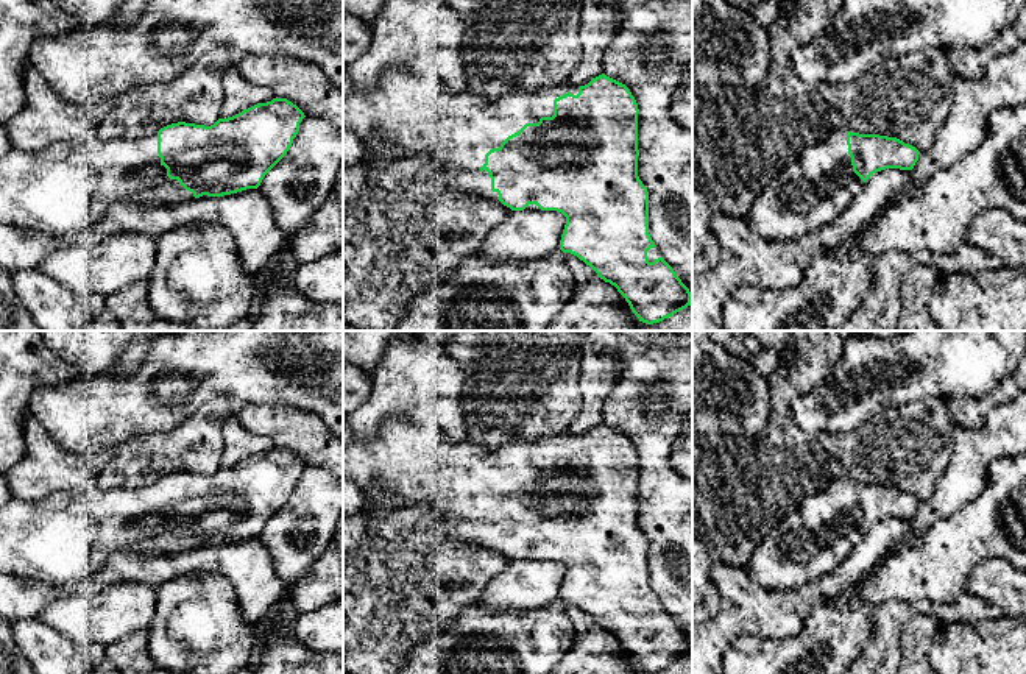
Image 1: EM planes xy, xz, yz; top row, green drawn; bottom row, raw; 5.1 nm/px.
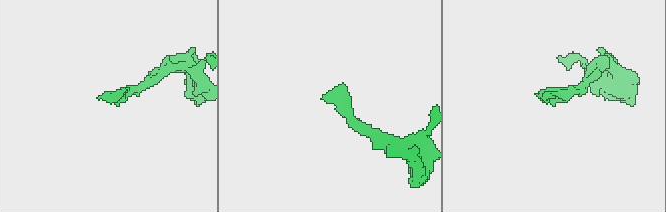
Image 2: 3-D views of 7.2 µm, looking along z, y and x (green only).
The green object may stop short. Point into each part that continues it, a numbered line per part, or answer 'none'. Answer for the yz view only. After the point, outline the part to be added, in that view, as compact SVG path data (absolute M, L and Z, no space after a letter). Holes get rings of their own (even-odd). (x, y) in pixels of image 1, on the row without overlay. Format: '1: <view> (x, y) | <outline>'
1: yz (811, 542) | M833 481L826 488L815 491L803 499L795 512L786 515L755 548L745 569L753 582L770 590L798 590L806 584L820 579L836 569L862 540L864 530L853 521L848 504L847 481Z

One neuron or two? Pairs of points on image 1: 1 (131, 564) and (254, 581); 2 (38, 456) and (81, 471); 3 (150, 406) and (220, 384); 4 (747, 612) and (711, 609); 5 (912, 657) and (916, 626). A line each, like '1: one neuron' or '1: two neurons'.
1: one neuron
2: one neuron
3: one neuron
4: two neurons
5: one neuron

